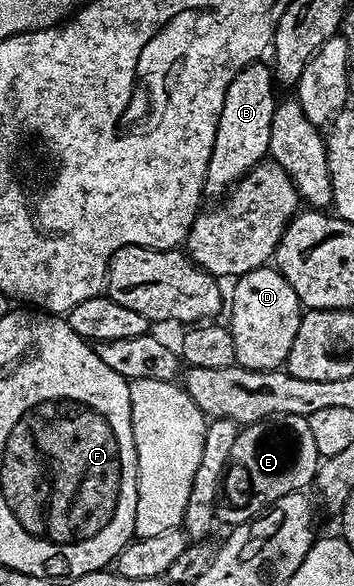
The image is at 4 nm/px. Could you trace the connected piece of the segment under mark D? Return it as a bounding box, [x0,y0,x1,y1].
[227,267,303,369]

